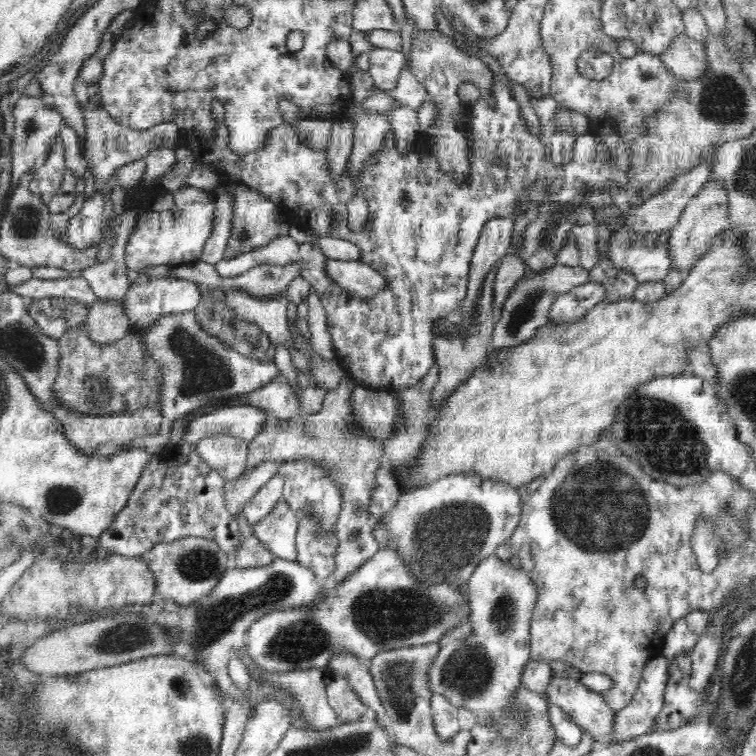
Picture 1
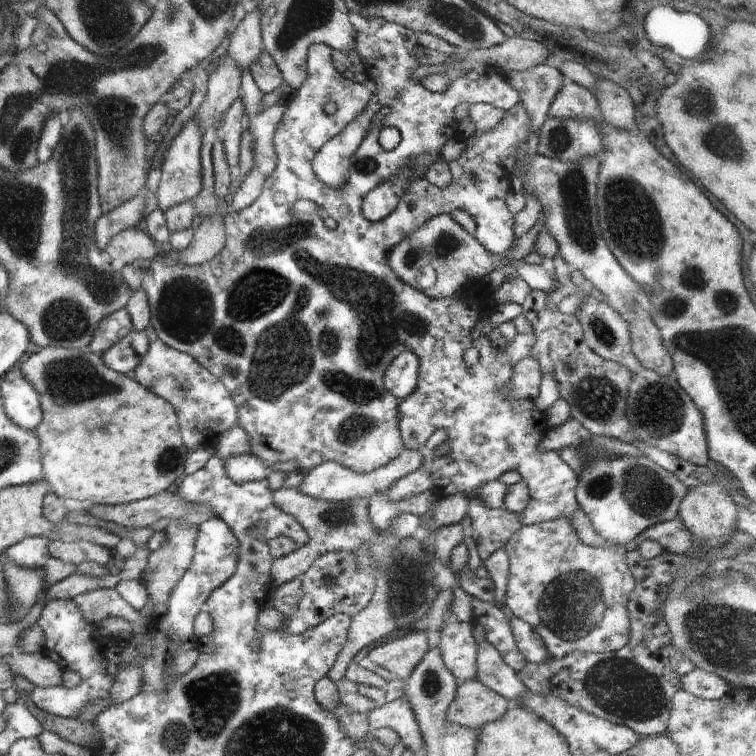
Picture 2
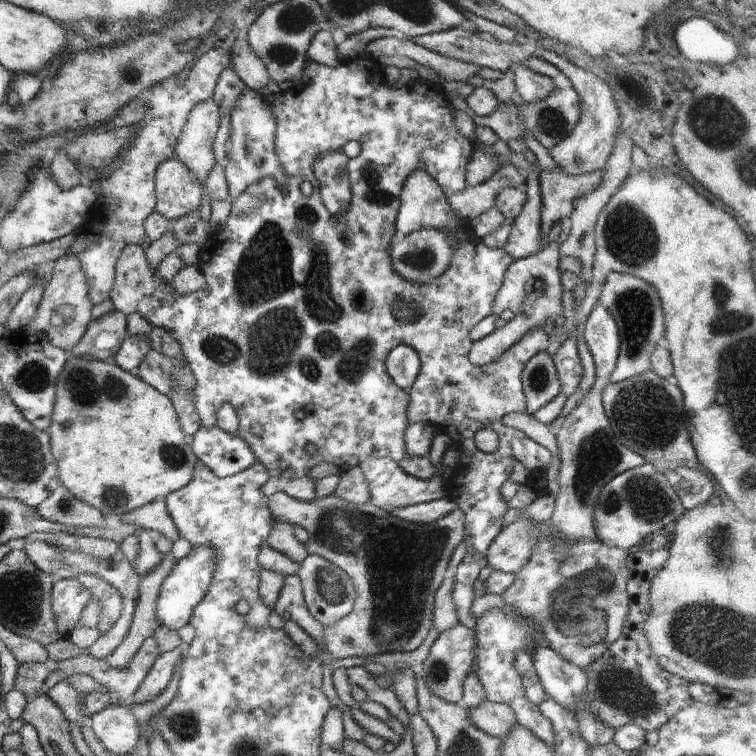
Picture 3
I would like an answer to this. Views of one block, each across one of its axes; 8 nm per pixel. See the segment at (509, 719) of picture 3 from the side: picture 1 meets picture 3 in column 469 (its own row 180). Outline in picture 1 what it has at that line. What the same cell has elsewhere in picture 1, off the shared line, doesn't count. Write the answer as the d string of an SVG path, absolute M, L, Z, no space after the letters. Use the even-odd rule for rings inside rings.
M717 180L708 181L703 189L690 200L684 209L682 216L669 234L668 250L671 256L671 268L677 268L680 272L689 272L706 252L720 244L721 238L717 238L728 226L728 193Z

